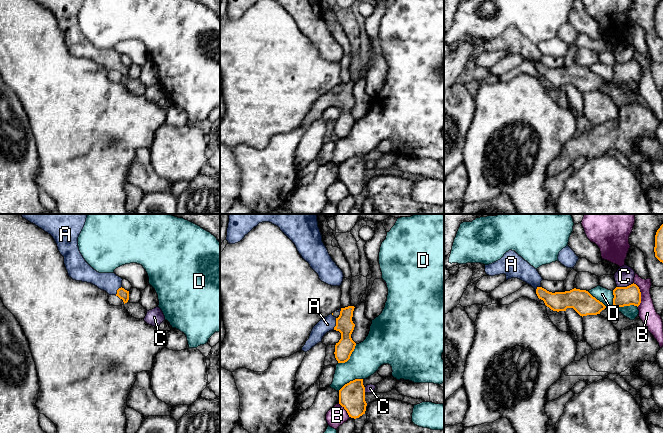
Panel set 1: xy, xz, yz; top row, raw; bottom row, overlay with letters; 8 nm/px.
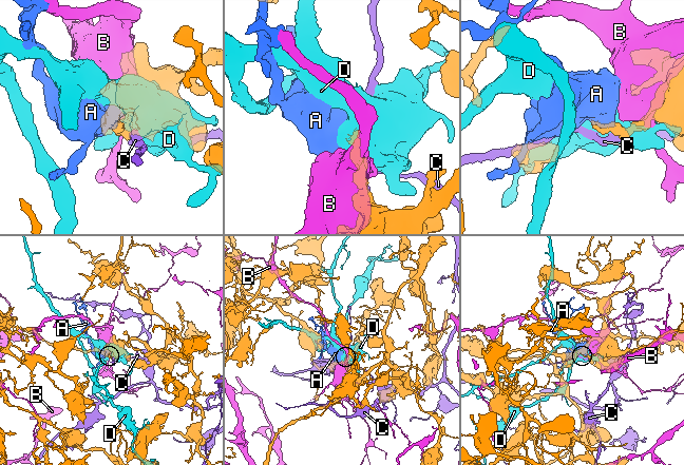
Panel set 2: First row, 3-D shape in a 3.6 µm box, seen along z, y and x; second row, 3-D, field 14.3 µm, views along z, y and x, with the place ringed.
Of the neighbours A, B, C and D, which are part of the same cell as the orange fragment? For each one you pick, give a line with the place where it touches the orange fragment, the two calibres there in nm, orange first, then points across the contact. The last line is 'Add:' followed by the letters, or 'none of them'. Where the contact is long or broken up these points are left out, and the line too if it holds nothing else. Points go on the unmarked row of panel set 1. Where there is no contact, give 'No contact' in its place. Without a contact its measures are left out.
A: Touches orange at xz (336, 100). Thickness 140 nm (orange) against 120 nm. Path across: xz (343, 125), (344, 108), (336, 100), (327, 100)
Add: A

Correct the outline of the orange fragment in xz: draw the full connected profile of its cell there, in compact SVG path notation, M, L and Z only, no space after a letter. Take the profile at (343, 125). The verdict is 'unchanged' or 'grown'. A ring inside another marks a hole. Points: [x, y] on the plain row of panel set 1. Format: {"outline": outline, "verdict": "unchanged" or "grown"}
{"outline": "M354 82L340 84L337 86L337 88L340 89L338 94L330 90L321 95L313 103L309 115L302 123L302 127L309 127L312 123L322 117L323 112L327 108L336 106L341 109L341 115L335 121L335 134L338 139L347 138L356 122L356 119L351 114L351 110L355 103L355 100L352 97L354 84Z", "verdict": "grown"}

